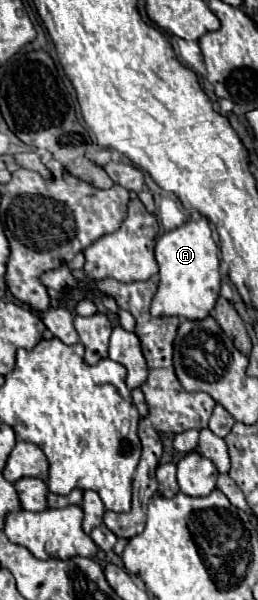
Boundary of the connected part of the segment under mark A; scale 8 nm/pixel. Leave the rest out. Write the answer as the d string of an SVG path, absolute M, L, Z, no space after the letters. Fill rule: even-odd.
M186 221L184 225L166 231L156 241L156 263L160 267L158 291L152 299L150 313L154 317L184 317L198 321L210 315L220 293L220 261L218 245L212 239L208 221Z

